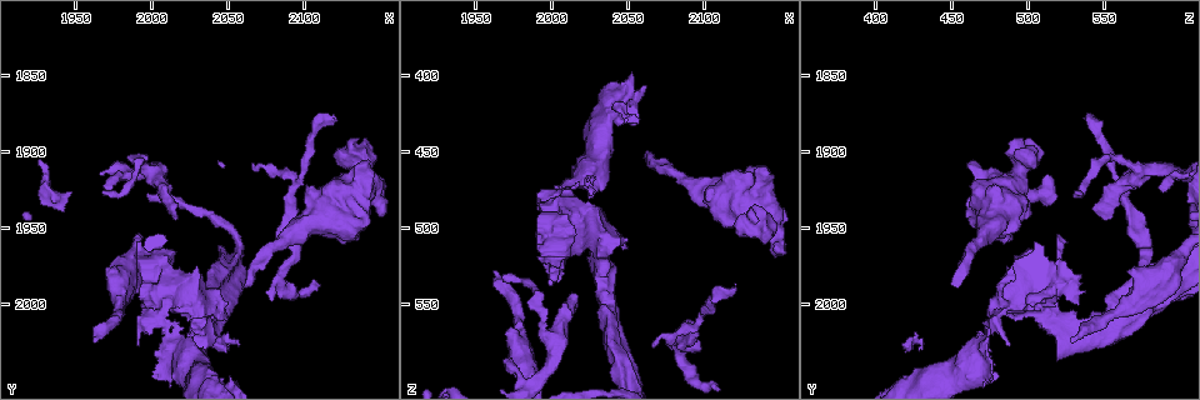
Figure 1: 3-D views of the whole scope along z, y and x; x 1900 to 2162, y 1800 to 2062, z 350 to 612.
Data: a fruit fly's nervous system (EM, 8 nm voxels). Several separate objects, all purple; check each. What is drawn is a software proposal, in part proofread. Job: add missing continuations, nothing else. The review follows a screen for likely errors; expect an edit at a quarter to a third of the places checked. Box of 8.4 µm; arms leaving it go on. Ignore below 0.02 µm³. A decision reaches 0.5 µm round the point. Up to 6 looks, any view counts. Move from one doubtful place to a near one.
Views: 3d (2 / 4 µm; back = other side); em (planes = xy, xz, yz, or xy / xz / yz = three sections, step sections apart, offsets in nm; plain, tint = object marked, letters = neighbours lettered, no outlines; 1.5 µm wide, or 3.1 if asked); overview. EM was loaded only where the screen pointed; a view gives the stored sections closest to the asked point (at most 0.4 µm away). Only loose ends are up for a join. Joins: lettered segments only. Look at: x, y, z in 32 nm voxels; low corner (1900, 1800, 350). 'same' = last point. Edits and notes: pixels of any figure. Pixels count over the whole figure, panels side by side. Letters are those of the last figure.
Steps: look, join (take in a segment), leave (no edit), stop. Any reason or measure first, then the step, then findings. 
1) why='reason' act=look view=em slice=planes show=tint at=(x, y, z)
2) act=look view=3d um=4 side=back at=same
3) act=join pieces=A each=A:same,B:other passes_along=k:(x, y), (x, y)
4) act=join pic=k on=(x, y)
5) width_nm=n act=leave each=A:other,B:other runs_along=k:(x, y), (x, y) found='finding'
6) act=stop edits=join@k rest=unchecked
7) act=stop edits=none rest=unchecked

why='an open end' act=look view=3d um=2 at=(1968, 1922, 586)

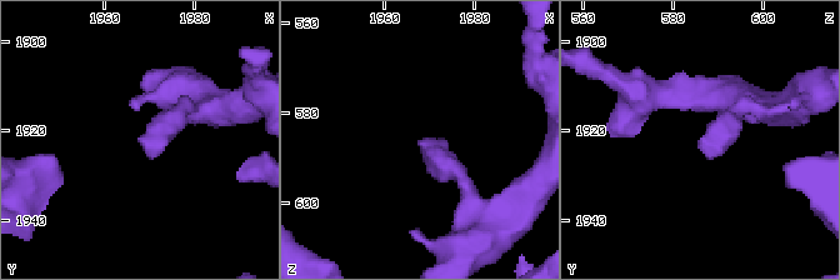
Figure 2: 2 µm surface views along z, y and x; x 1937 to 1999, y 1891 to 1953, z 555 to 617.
act=look view=em slice=planes show=tint at=(1968, 1922, 587)

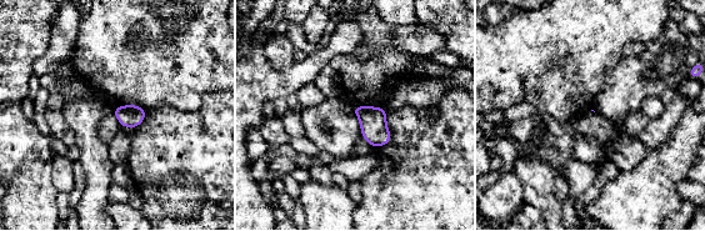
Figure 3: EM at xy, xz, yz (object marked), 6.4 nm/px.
act=look view=em slice=planes show=letters at=same

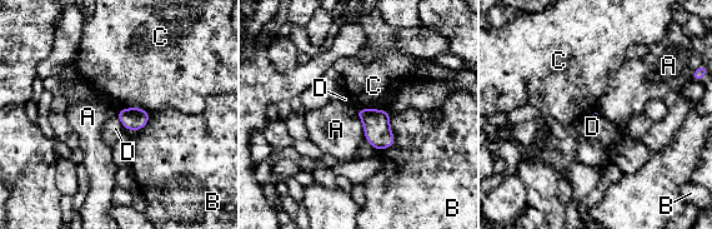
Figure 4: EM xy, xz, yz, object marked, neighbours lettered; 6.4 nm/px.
act=leave each=A:other,B:other,C:other,D:other border=4:(116, 114), (125, 129) found='none of them fits'

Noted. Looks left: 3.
why='branch stops here' act=look view=em slice=planes show=letters at=(2014, 1946, 548)

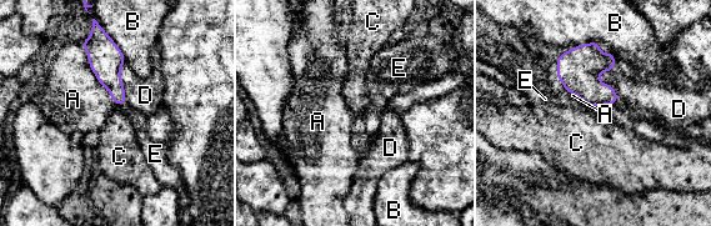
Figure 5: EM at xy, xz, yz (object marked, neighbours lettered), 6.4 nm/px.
act=join pieces=E each=A:other,B:other,C:other,D:other,E:same found='the neuron continues'

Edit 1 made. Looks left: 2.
why='redraw' act=look view=overview

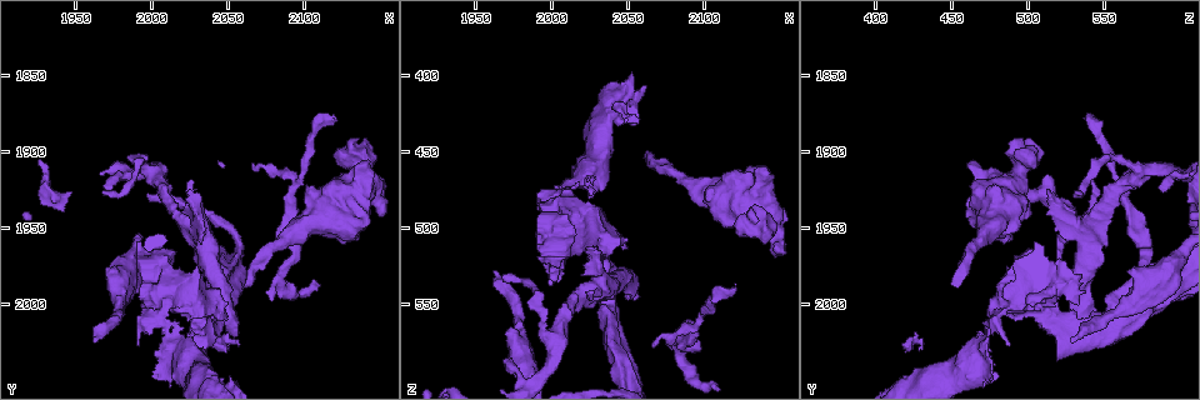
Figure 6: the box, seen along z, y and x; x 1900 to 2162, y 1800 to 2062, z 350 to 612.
why='branch stops here' act=look view=em slice=planes show=letters at=(1960, 2026, 526)

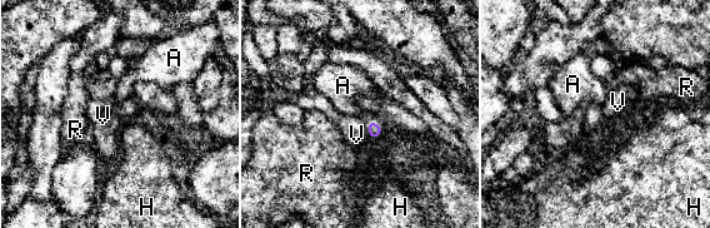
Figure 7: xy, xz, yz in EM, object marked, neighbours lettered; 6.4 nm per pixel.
act=join pieces=V each=A:other,H:other,R:other,V:same passes_along=7:(375, 129), (369, 134), (356, 134) found='it goes on there'

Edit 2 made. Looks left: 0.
act=stop edits=join@5,join@7 rest=unchecked

